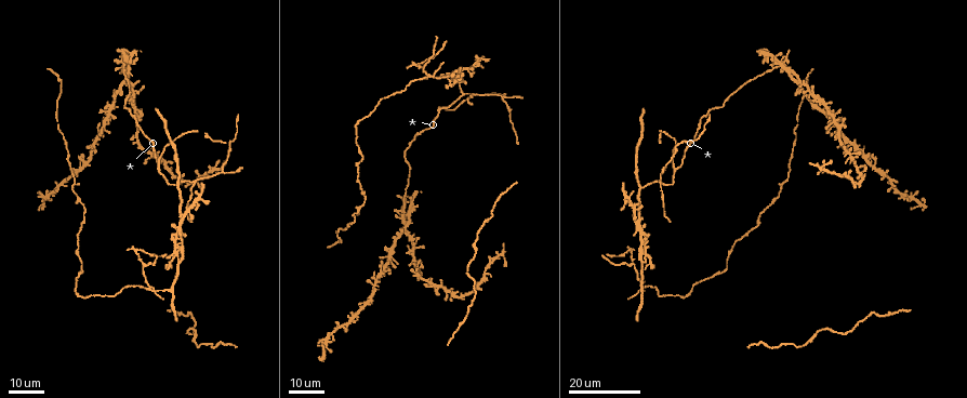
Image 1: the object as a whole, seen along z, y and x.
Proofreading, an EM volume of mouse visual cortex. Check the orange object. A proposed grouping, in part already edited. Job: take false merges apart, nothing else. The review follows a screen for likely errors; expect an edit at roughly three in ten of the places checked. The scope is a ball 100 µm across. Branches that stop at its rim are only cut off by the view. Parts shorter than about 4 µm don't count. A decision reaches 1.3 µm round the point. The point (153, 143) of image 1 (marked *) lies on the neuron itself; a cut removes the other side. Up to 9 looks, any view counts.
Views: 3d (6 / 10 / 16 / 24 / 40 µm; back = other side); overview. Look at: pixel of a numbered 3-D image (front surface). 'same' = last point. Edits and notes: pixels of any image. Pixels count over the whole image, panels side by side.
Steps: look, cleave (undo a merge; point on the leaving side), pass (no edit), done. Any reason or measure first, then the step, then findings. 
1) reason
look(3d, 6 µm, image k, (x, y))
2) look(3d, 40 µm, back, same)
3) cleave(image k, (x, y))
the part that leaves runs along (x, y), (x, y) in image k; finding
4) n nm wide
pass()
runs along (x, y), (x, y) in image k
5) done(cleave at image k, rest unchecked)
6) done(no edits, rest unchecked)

three arms meet
look(3d, 16 µm, image 1, (662, 184))

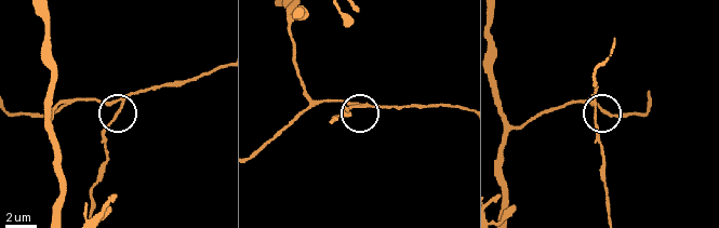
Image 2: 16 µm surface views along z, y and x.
look(3d, 6 µm, image 2, (592, 104))

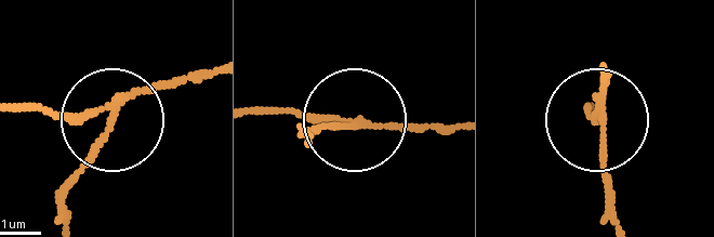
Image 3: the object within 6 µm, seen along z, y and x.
cleave(image 3, (81, 171))
the part that leaves runs along (109, 120), (71, 188), (68, 220) in image 3; a second neuron is stuck on

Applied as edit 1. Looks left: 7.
four arms meet
look(3d, 16 µm, image 1, (149, 289))

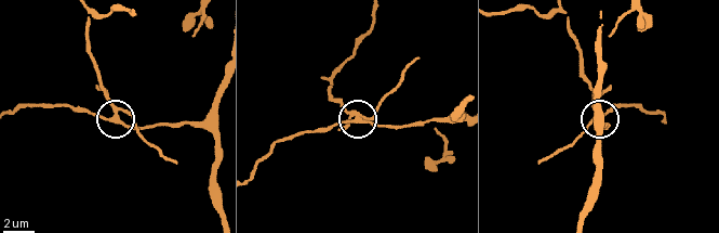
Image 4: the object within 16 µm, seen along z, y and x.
closer look
look(3d, 10 µm, image 4, (356, 115))

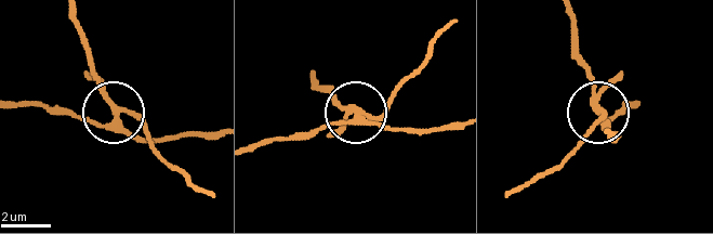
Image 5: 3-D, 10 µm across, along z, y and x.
260 nm wide
cleave(image 5, (339, 129))
the part that leaves runs along (596, 105), (601, 115), (594, 128), (564, 159), (510, 194) in image 5; a second neuron is stuck on

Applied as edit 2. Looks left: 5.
see it whole again
look(overview)

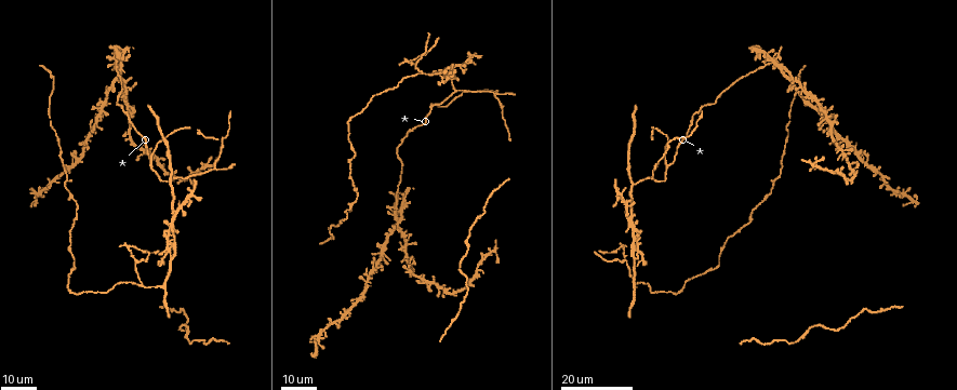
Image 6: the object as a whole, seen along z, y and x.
a fork
look(3d, 24 µm, image 6, (626, 259))

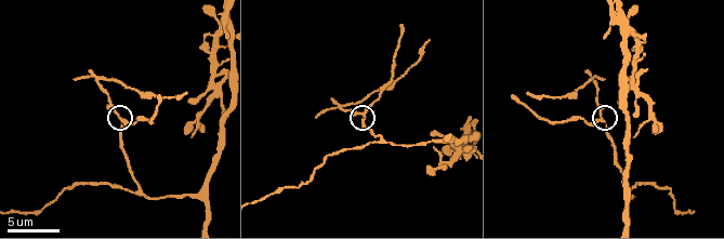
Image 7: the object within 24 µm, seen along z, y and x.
zoom in
look(3d, 6 µm, image 7, (598, 117))

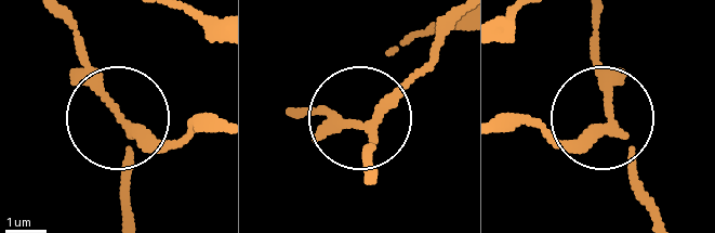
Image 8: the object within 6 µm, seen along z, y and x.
side arm 11 µm
pass()
runs along (378, 176), (363, 127), (426, 65) in image 8; continuous, no second neuron

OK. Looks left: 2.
look(3d, 24 µm, image 6, (171, 185))

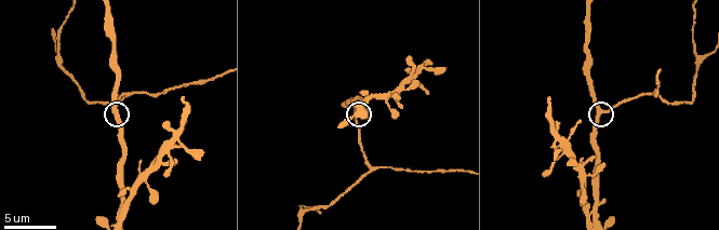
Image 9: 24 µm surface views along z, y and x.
zoom in
look(3d, 10 µm, image 9, (114, 108))

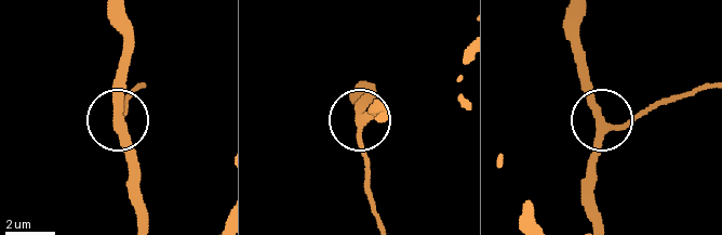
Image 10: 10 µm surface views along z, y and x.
3 arms
pass()
one neuron here

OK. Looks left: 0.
done(cleave at image 3, cleave at image 5, rest unchecked)

